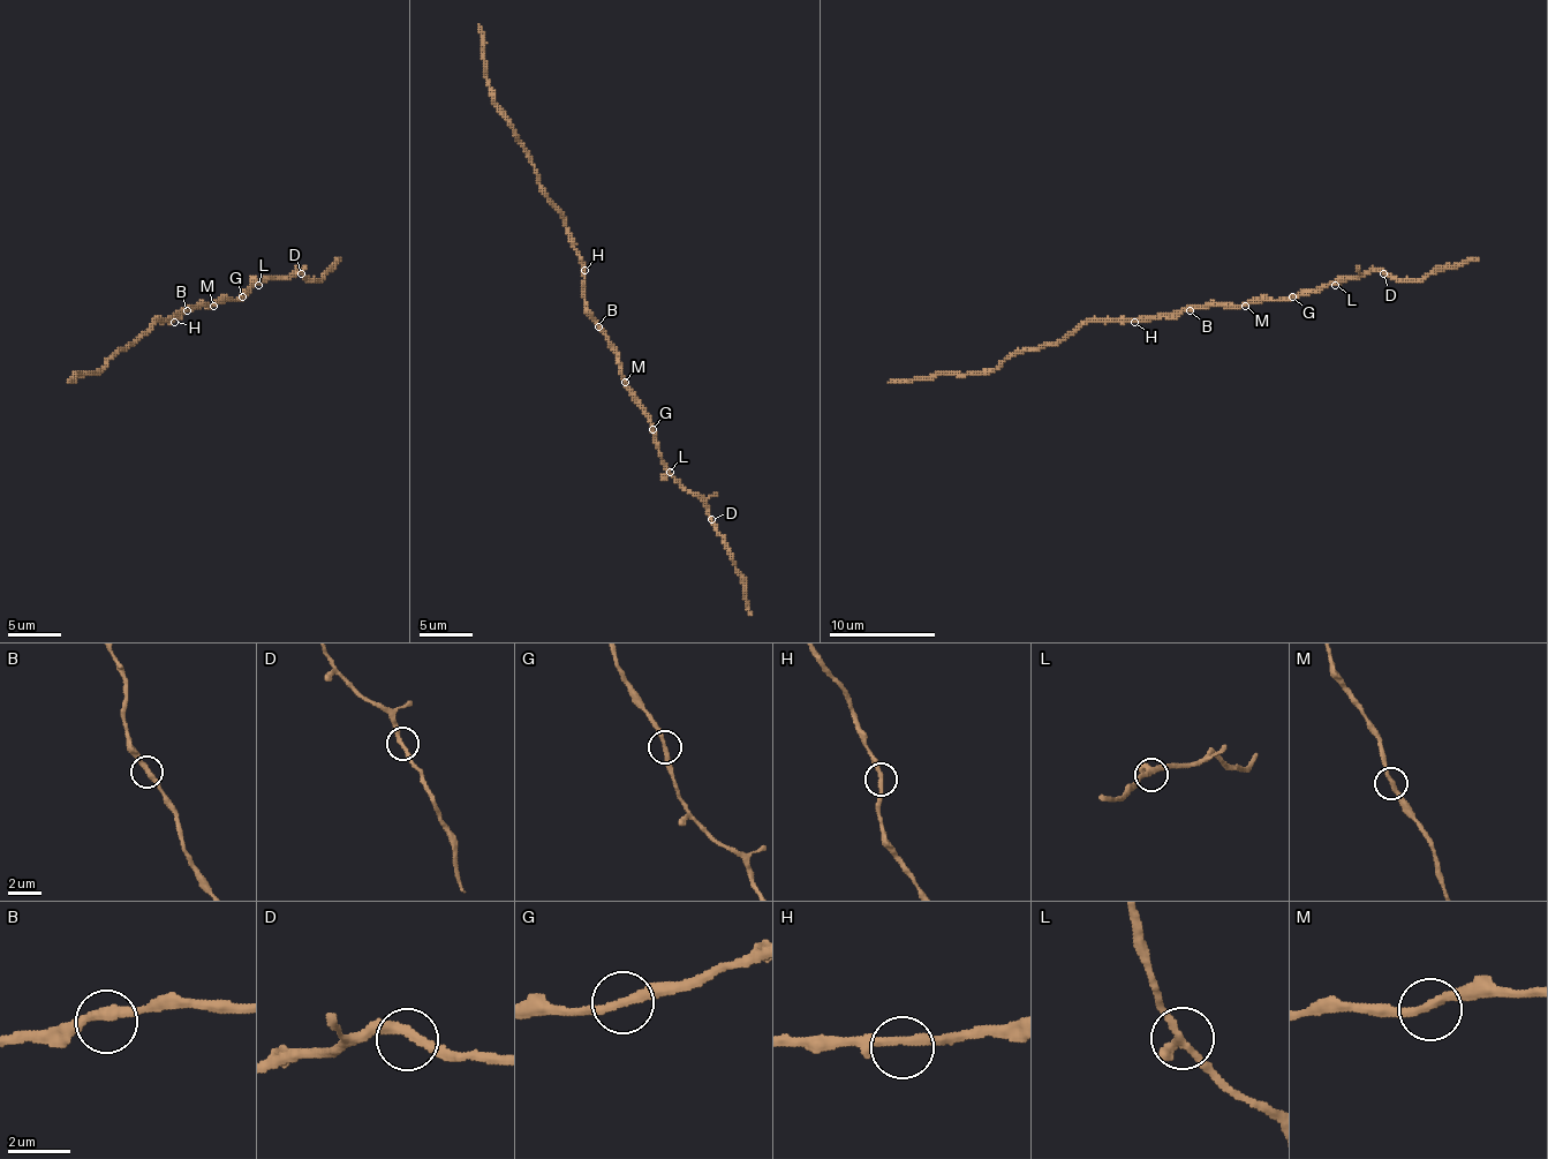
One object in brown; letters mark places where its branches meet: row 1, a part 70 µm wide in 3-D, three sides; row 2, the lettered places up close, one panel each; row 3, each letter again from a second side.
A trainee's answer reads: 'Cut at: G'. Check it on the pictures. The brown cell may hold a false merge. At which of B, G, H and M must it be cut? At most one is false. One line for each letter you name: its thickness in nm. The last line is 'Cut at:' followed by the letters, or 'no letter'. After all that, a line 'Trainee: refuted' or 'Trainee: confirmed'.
G: 280 nm thick
Cut at: G
Trainee: confirmed

